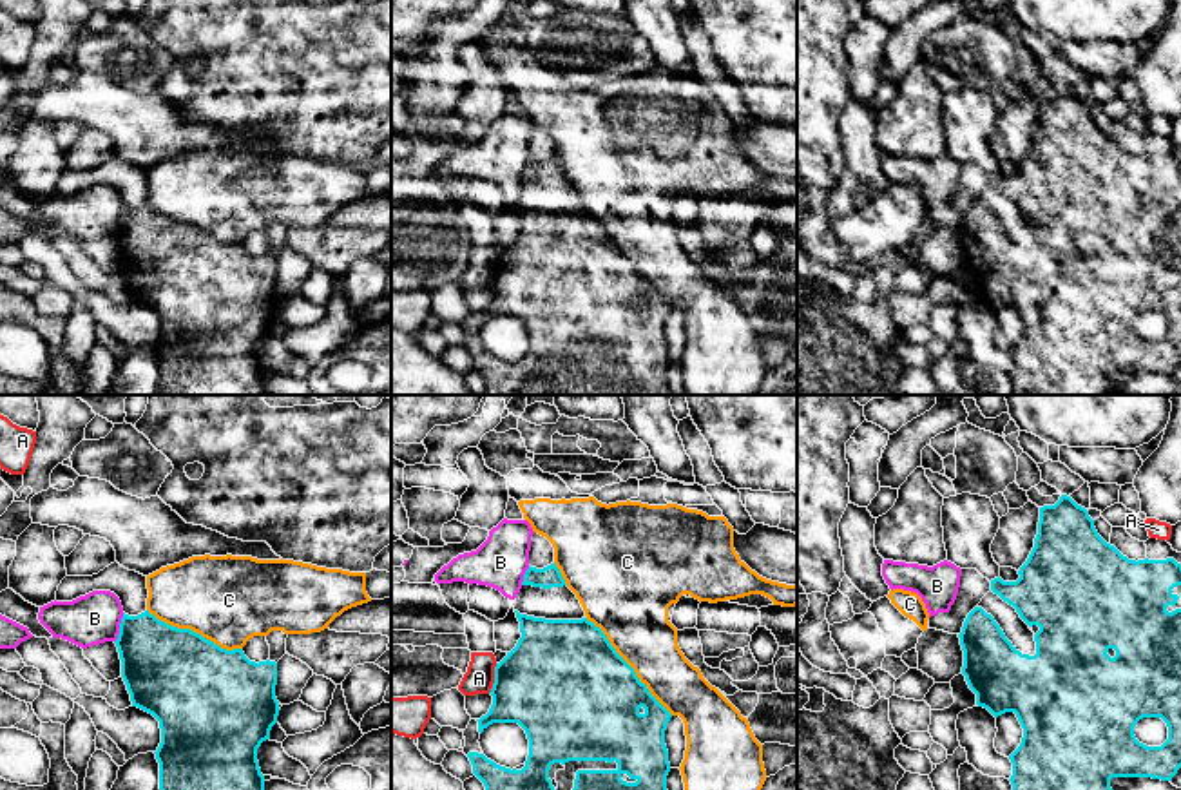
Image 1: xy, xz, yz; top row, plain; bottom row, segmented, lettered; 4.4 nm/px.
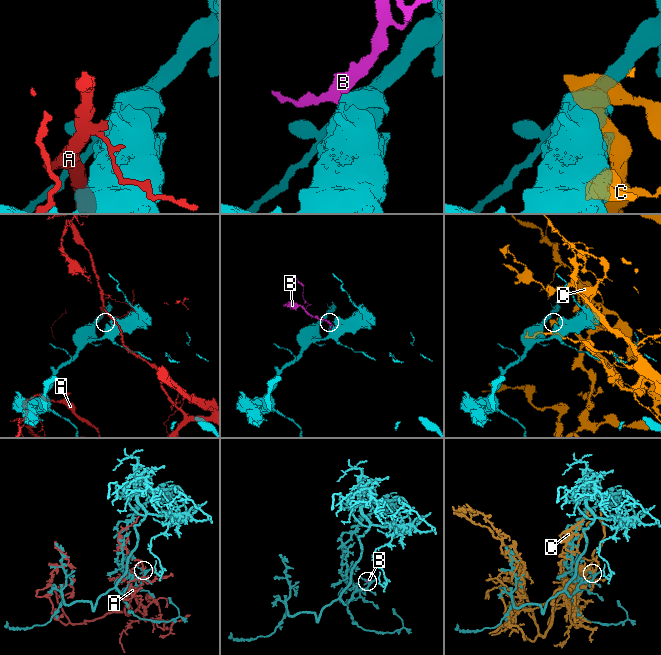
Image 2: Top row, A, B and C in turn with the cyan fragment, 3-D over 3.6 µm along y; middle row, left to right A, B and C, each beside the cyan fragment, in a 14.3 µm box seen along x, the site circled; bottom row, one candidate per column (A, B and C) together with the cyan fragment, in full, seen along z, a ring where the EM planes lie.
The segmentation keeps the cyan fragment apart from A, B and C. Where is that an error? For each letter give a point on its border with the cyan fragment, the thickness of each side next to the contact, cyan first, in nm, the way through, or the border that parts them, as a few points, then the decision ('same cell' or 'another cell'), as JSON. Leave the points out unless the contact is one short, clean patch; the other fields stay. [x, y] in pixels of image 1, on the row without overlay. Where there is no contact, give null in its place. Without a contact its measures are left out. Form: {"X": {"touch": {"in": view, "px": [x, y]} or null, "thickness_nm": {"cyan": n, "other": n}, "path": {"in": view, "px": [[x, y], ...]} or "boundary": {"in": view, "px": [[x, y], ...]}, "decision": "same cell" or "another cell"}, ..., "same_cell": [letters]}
{"A": {"touch": {"in": "xz", "px": [495, 272]}, "thickness_nm": {"cyan": 460, "other": 130}, "decision": "another cell"}, "B": {"touch": {"in": "xy", "px": [120, 221]}, "thickness_nm": {"cyan": 360, "other": 220}, "boundary": {"in": "xy", "px": [[124, 207], [115, 236]]}, "decision": "another cell"}, "C": {"touch": {"in": "xz", "px": [629, 260]}, "thickness_nm": {"cyan": 500, "other": 320}, "decision": "another cell"}, "same_cell": []}

